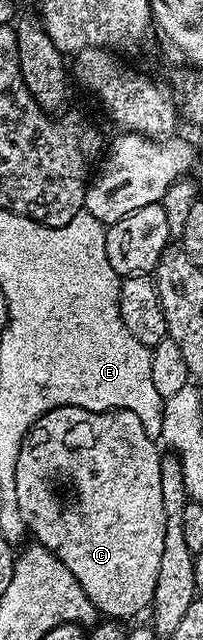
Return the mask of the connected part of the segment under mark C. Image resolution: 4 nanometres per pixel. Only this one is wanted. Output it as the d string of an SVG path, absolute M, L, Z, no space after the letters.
M59 406L50 412L43 414L35 424L30 428L30 432L24 437L22 444L22 452L18 452L18 508L22 508L22 520L28 525L28 534L31 535L39 545L48 549L51 554L58 560L62 560L62 564L66 564L66 568L70 568L70 572L74 572L74 580L78 580L78 584L82 584L82 588L86 592L86 596L93 602L97 611L101 615L107 616L112 620L129 620L135 616L139 610L147 611L152 605L152 597L154 596L154 584L158 584L158 564L162 560L162 543L166 541L166 512L162 512L162 468L160 467L161 451L156 450L157 443L146 436L146 428L142 424L142 420L134 412L129 410L103 410L100 414L93 410L83 410L77 406Z

